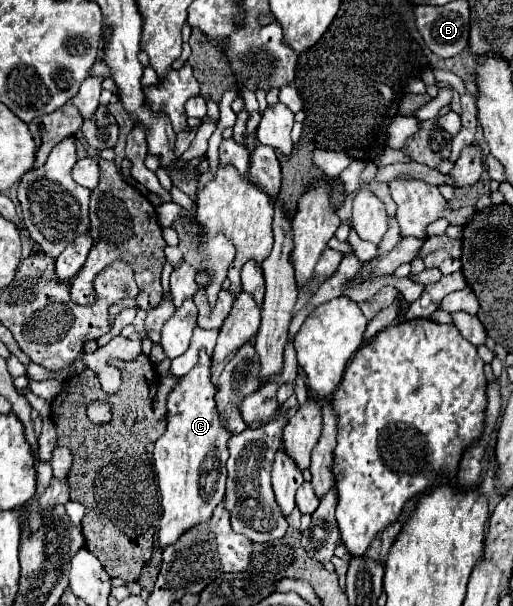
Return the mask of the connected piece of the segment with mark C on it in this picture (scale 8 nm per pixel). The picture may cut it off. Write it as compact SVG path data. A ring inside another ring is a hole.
M199 349L197 365L187 375L183 375L167 395L167 427L165 433L155 441L153 449L163 507L159 525L161 547L175 543L189 527L209 521L213 509L225 497L225 461L229 457L227 441L231 439L231 431L221 425L215 393L217 387L211 381L211 357L205 353L205 349Z

